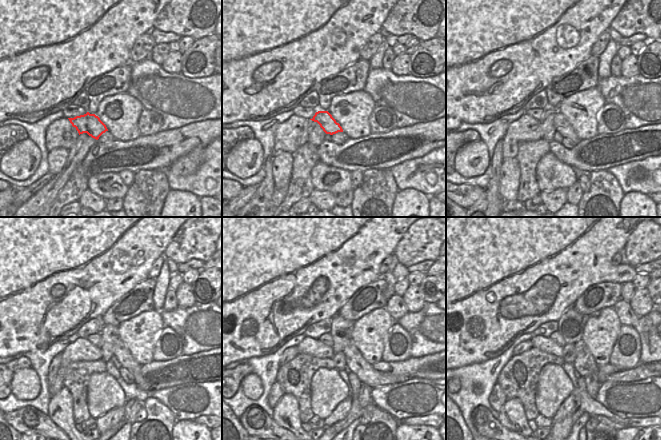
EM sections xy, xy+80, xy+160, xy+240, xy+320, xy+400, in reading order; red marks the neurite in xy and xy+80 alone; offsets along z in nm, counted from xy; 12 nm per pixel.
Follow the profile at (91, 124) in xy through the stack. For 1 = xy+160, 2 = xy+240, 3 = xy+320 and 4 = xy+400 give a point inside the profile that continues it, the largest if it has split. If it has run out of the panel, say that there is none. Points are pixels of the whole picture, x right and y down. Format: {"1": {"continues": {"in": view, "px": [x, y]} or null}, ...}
{"1": {"continues": {"in": "xy+160", "px": [561, 124]}}, "2": {"continues": {"in": "xy+240", "px": [120, 350]}}, "3": {"continues": {"in": "xy+320", "px": [373, 378]}}, "4": {"continues": {"in": "xy+400", "px": [642, 371]}}}

